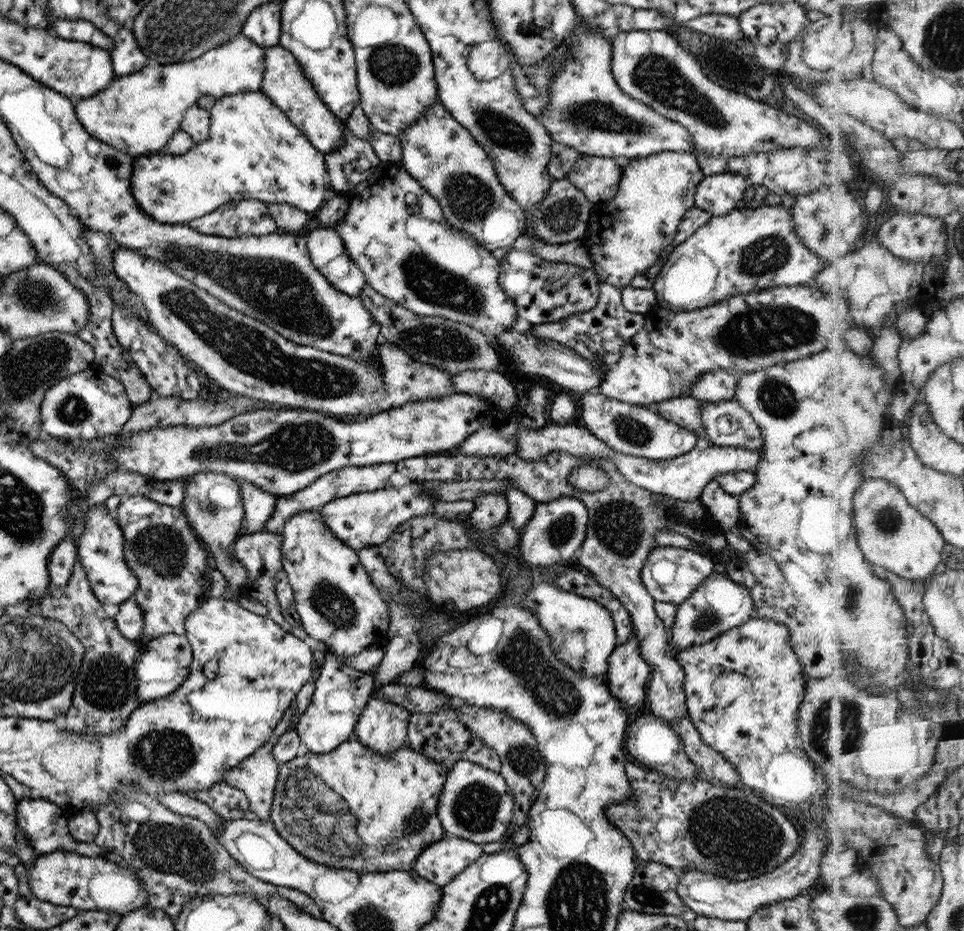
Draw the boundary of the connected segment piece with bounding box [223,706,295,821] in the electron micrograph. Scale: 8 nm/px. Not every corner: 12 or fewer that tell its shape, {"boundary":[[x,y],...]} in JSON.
{"boundary":[[287,708],[269,739],[227,771],[225,783],[268,820],[278,764],[271,748],[295,722]]}

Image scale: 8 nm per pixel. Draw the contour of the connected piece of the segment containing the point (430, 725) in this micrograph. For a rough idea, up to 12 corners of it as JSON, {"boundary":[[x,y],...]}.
{"boundary":[[452,712],[411,713],[406,743],[437,765],[498,773],[495,752]]}

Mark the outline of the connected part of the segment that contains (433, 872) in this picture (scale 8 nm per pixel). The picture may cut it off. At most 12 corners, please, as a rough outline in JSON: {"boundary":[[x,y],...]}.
{"boundary":[[444,836],[411,869],[442,887],[481,854],[480,845]]}

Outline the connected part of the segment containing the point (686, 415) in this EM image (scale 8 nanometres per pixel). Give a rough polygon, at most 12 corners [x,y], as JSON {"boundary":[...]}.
{"boundary":[[686,395],[647,404],[665,420],[711,445],[700,425],[700,404]]}

